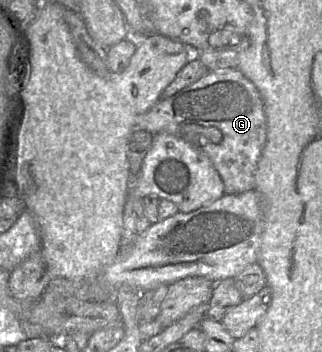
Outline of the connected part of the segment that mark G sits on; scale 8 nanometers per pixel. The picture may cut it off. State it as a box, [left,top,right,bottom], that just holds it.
[135,68,266,194]

